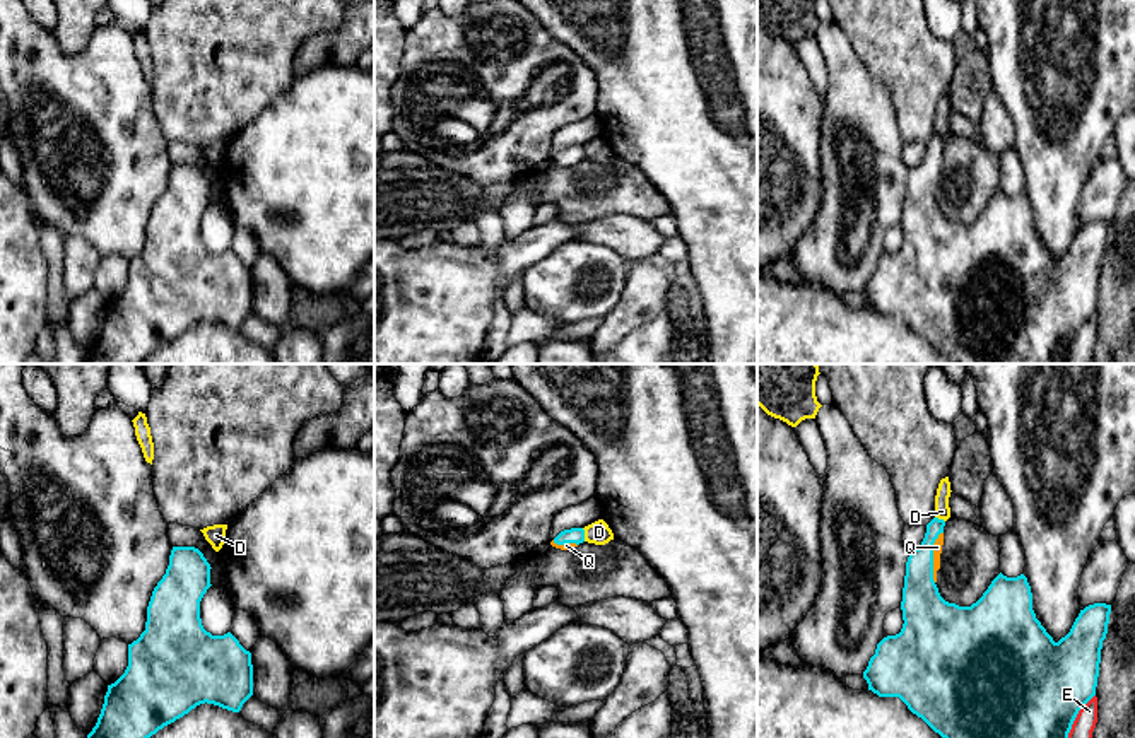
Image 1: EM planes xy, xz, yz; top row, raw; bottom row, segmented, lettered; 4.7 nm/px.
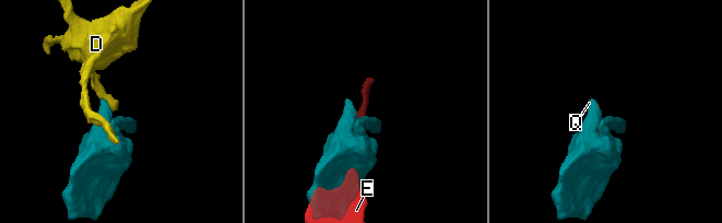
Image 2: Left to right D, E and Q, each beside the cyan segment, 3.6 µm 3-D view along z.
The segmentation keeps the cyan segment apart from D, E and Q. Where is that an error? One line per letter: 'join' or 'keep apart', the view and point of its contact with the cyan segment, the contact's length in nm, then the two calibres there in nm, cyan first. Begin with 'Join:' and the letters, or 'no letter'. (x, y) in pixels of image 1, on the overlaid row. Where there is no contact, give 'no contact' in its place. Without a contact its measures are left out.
Join: Q
D: keep apart; contact xz (583, 535); length 70 nm; calibres 80 and 110 nm
E: keep apart; contact yz (1076, 716); length 240 nm; calibres 480 and 100 nm
Q: join; contact yz (932, 557); length 240 nm; calibres 200 and 50 nm

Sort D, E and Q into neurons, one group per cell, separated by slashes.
D / E / Q

